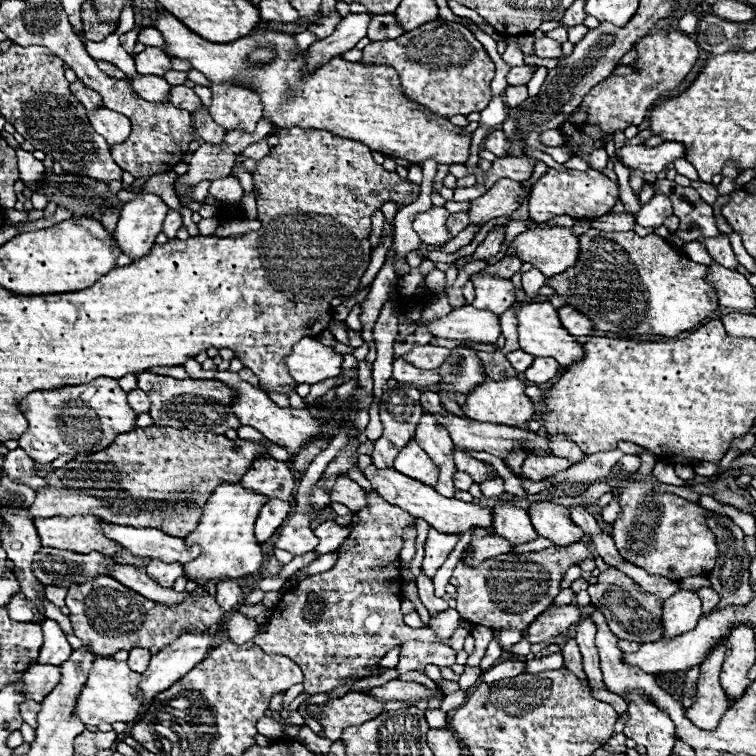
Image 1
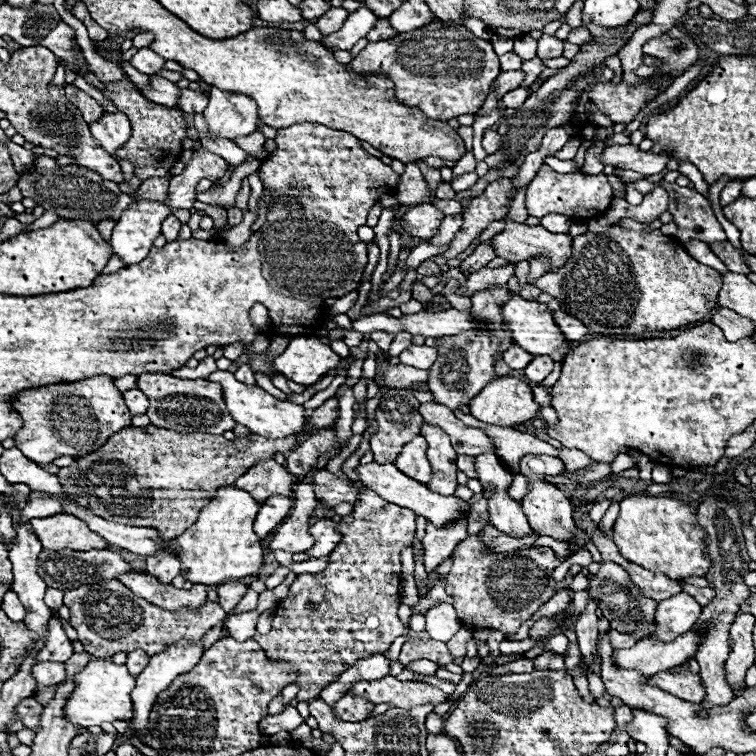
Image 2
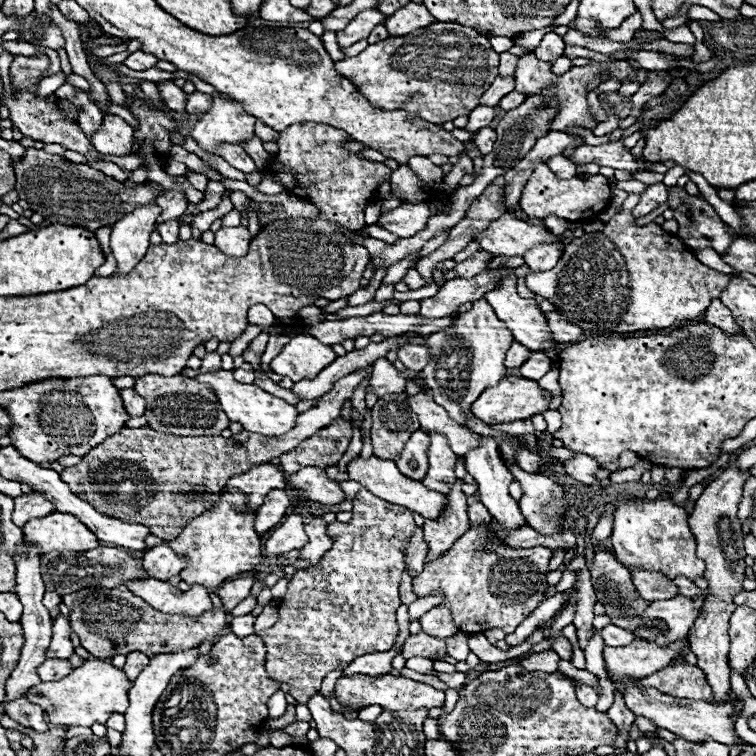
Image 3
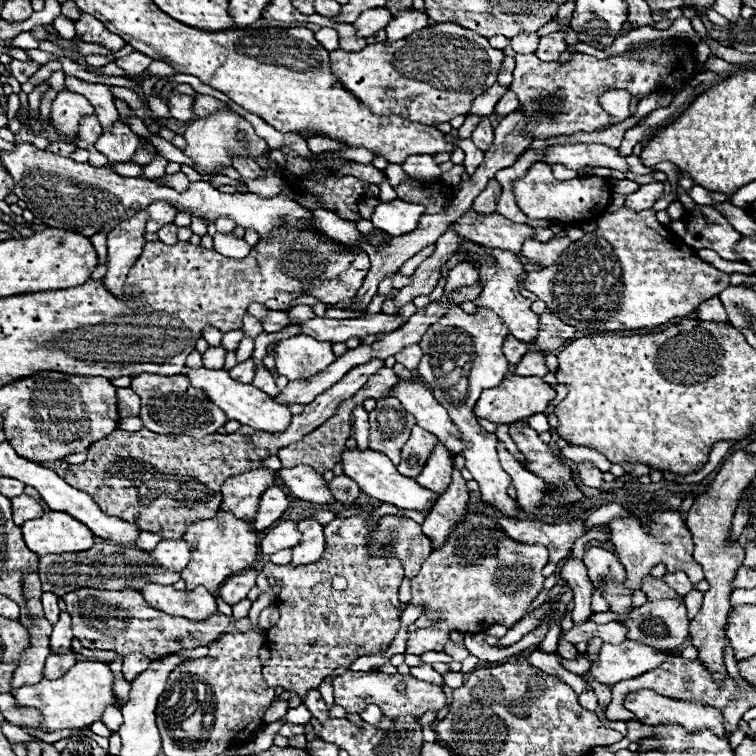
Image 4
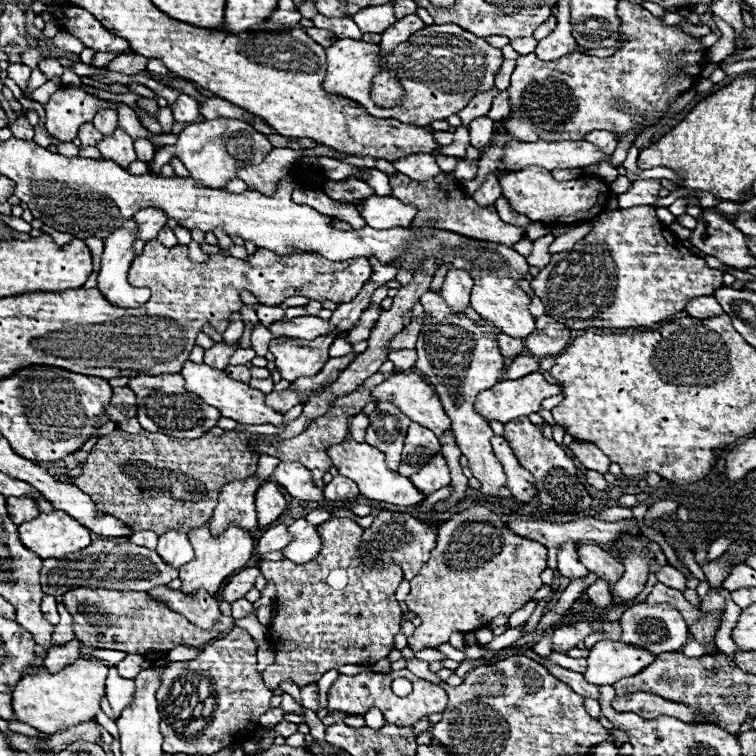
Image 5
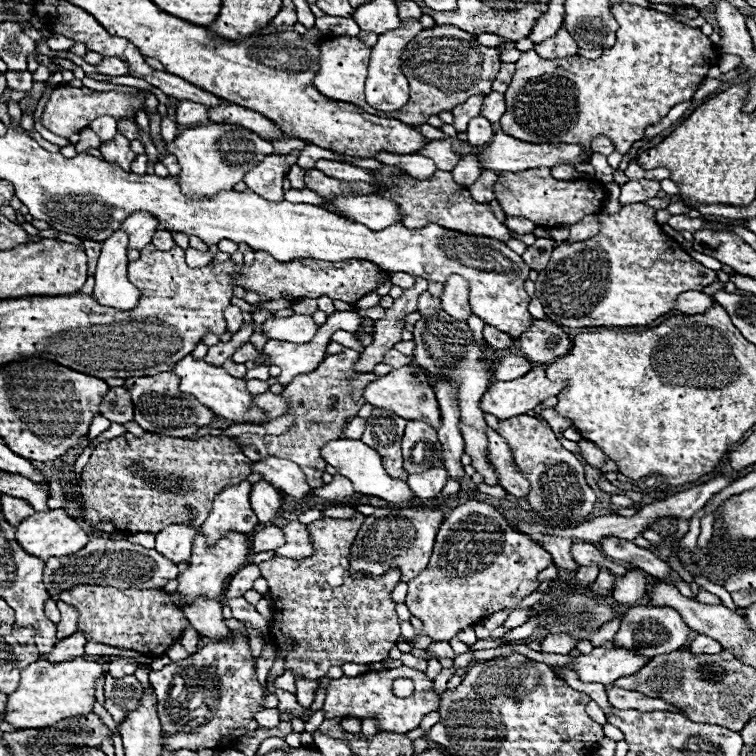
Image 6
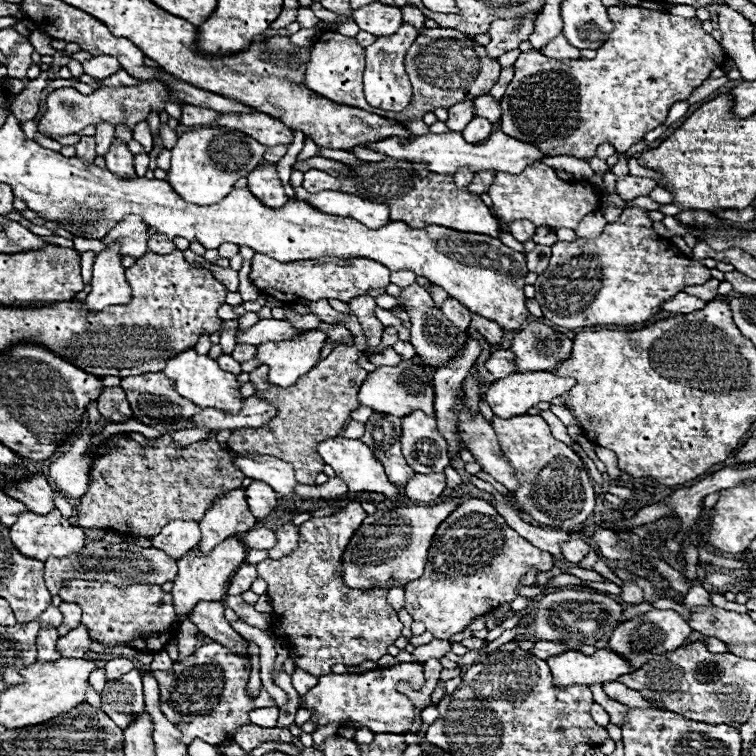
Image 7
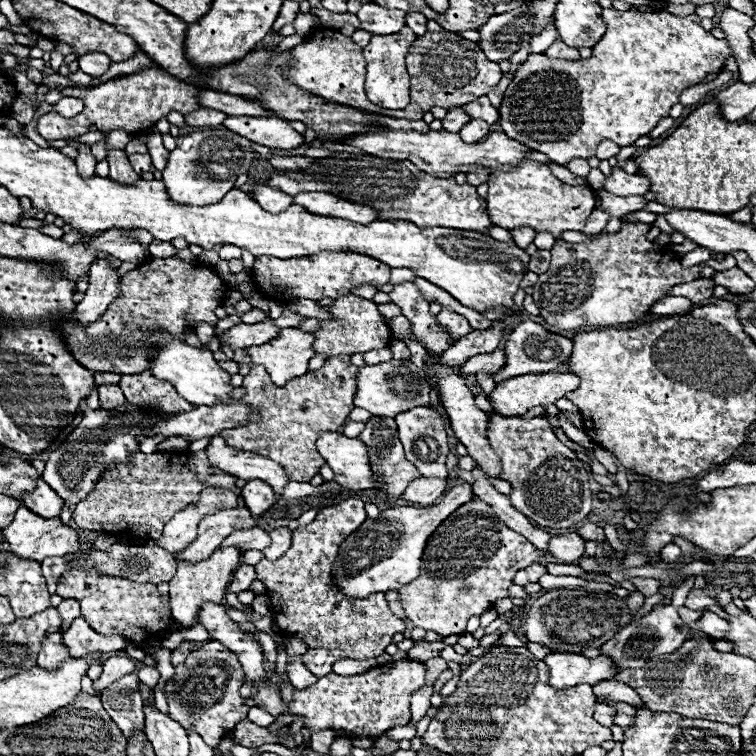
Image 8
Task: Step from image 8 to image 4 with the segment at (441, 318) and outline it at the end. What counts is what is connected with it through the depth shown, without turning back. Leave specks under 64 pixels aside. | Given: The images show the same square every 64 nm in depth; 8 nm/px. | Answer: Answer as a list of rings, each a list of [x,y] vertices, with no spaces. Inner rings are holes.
[[[462,262],[462,264],[456,264],[450,272],[448,272],[448,280],[446,280],[446,286],[444,286],[444,292],[448,296],[460,292],[460,288],[464,286],[472,286],[478,282],[478,270],[474,264],[470,262]]]

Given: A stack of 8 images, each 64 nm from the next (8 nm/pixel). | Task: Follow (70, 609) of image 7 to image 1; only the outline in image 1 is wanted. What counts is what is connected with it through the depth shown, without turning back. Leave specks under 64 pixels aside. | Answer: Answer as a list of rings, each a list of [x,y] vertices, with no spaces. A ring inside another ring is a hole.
[[[50,618],[44,620],[42,632],[44,632],[44,644],[40,648],[40,656],[38,656],[36,662],[60,666],[72,654],[72,648],[66,640],[66,634],[60,630],[58,622],[50,620]]]

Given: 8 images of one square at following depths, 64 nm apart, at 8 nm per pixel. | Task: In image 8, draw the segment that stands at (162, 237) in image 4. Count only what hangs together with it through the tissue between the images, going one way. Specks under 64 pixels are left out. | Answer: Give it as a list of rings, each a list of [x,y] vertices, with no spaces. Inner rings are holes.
[[[152,240],[152,244],[150,244],[150,254],[154,256],[154,258],[170,258],[170,256],[174,256],[178,250],[172,246],[172,244],[164,244],[162,240]]]

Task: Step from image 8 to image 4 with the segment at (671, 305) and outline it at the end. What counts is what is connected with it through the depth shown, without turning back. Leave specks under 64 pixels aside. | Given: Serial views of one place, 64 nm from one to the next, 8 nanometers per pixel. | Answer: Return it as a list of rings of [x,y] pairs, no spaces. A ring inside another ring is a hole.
[[[710,298],[710,300],[704,300],[702,304],[698,304],[694,316],[700,320],[706,320],[706,322],[728,322],[726,310],[718,298]]]

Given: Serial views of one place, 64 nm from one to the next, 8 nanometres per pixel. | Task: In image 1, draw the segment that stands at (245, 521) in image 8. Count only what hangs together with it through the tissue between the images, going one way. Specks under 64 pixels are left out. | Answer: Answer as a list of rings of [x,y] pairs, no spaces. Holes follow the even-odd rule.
[[[268,456],[268,458],[254,460],[250,470],[240,480],[240,486],[268,498],[292,500],[292,494],[296,488],[296,476],[292,474],[286,462],[280,462]]]

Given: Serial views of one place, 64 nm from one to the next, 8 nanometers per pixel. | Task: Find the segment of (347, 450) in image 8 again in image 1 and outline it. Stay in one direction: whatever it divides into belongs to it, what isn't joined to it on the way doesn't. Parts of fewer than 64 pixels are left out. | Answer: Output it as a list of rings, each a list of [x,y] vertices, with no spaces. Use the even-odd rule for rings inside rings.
[[[370,464],[362,474],[368,478],[368,482],[374,486],[374,490],[378,490],[378,494],[386,502],[400,506],[402,510],[410,512],[414,518],[424,518],[432,528],[436,528],[440,532],[464,534],[470,528],[492,528],[492,510],[490,508],[484,508],[484,506],[478,506],[472,502],[462,502],[458,498],[444,498],[432,486],[412,480],[412,478],[396,472],[394,468],[376,468],[374,464]]]

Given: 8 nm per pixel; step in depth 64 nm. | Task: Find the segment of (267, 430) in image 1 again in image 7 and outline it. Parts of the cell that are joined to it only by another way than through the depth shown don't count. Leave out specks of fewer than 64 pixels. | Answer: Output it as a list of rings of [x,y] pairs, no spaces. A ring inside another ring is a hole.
[[[188,348],[188,350],[168,358],[166,366],[160,372],[174,380],[176,392],[180,396],[192,400],[200,408],[218,408],[224,412],[238,412],[242,408],[242,396],[238,392],[240,384],[236,382],[236,376],[220,370],[216,360],[212,360],[208,354],[202,356],[194,348]]]

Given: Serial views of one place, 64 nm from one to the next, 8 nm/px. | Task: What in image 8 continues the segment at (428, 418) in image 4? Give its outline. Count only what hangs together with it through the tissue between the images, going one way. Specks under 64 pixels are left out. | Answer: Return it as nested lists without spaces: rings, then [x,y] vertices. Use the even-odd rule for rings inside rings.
[[[390,360],[388,364],[360,366],[356,376],[354,406],[368,410],[372,416],[398,416],[416,406],[430,406],[430,382],[426,372],[416,368],[410,360]]]

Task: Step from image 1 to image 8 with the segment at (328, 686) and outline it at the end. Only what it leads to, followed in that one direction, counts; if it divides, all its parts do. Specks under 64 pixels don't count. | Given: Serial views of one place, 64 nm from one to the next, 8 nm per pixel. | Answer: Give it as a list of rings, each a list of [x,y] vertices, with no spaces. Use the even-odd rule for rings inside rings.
[[[346,498],[334,506],[320,508],[310,524],[294,530],[292,546],[280,560],[270,562],[264,558],[256,566],[258,580],[266,584],[274,614],[278,616],[278,628],[308,644],[310,650],[304,654],[304,664],[318,678],[326,676],[336,660],[378,658],[392,644],[392,636],[406,630],[404,622],[392,614],[384,592],[376,592],[364,600],[348,600],[332,586],[330,570],[338,546],[364,520],[364,502],[358,498]]]

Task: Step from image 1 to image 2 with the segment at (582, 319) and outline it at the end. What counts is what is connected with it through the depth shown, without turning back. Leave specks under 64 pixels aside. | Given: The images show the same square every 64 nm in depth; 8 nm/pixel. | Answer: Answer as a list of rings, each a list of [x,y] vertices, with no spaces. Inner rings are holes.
[[[556,310],[556,312],[552,312],[552,316],[554,316],[556,326],[558,326],[558,328],[560,328],[560,332],[564,334],[564,338],[566,338],[566,340],[570,340],[570,342],[580,340],[584,334],[588,334],[586,326],[584,326],[584,324],[580,324],[580,320],[576,320],[576,318],[568,316],[564,310]]]

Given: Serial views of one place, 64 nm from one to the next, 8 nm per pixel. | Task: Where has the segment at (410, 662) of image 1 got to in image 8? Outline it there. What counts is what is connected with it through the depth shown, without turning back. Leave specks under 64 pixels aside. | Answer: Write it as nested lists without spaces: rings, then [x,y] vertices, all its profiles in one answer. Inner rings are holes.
[[[472,500],[448,516],[428,538],[420,576],[398,590],[400,602],[414,626],[442,636],[462,634],[470,616],[482,616],[498,598],[508,598],[514,574],[532,562],[546,564],[546,554],[512,532],[488,504]]]

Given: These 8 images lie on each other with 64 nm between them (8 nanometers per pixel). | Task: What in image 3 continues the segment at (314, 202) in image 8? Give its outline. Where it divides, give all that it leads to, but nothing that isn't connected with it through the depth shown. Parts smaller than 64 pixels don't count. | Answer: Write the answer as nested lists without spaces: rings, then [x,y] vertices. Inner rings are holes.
[[[400,202],[398,208],[394,208],[386,214],[380,214],[376,224],[400,238],[408,238],[408,236],[414,236],[416,232],[424,230],[430,216],[432,214],[428,210],[428,204],[424,204],[424,202],[420,202],[420,204]]]

